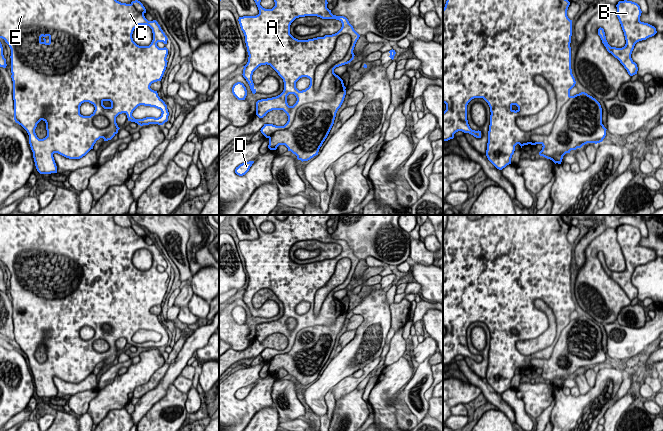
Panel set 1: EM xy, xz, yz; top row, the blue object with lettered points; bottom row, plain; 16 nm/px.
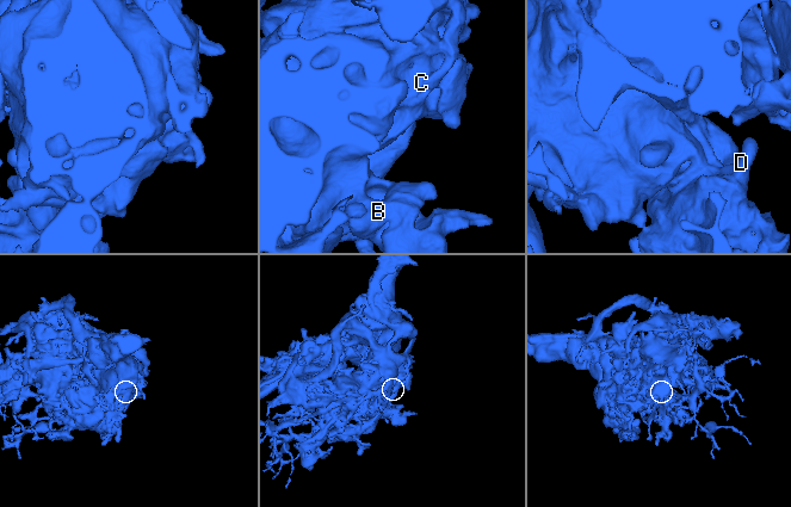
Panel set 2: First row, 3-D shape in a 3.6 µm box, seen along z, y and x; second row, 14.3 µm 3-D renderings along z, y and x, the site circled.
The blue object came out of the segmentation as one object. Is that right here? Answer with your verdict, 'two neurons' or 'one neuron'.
two neurons

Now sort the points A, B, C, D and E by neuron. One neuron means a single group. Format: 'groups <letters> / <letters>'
groups A B C E / D

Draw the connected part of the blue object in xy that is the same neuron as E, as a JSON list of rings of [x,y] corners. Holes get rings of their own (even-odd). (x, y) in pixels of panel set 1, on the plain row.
[[[0,215],[0,262],[4,263],[11,273],[11,302],[13,305],[13,324],[14,324],[14,344],[21,349],[29,359],[29,368],[33,376],[33,382],[37,395],[40,398],[57,397],[57,390],[53,381],[54,377],[58,377],[69,383],[80,383],[85,380],[94,368],[100,362],[104,365],[111,364],[120,353],[116,347],[116,341],[125,337],[128,345],[135,346],[140,350],[149,348],[163,349],[168,345],[169,336],[165,326],[158,320],[157,315],[150,312],[151,308],[161,305],[167,291],[168,273],[166,271],[159,272],[158,266],[167,268],[167,260],[161,253],[156,244],[148,245],[143,237],[140,237],[133,228],[126,228],[117,225],[114,222],[114,215]],[[139,249],[147,249],[152,253],[153,264],[149,270],[139,270],[132,262],[134,253]],[[84,326],[94,329],[95,334],[90,340],[80,338],[80,330]],[[140,329],[155,331],[161,334],[161,340],[146,341],[143,343],[135,343],[132,340],[133,335]],[[103,339],[109,344],[109,349],[103,353],[97,352],[93,348],[93,343]],[[43,344],[46,347],[47,360],[39,363],[35,357],[37,348]]]

